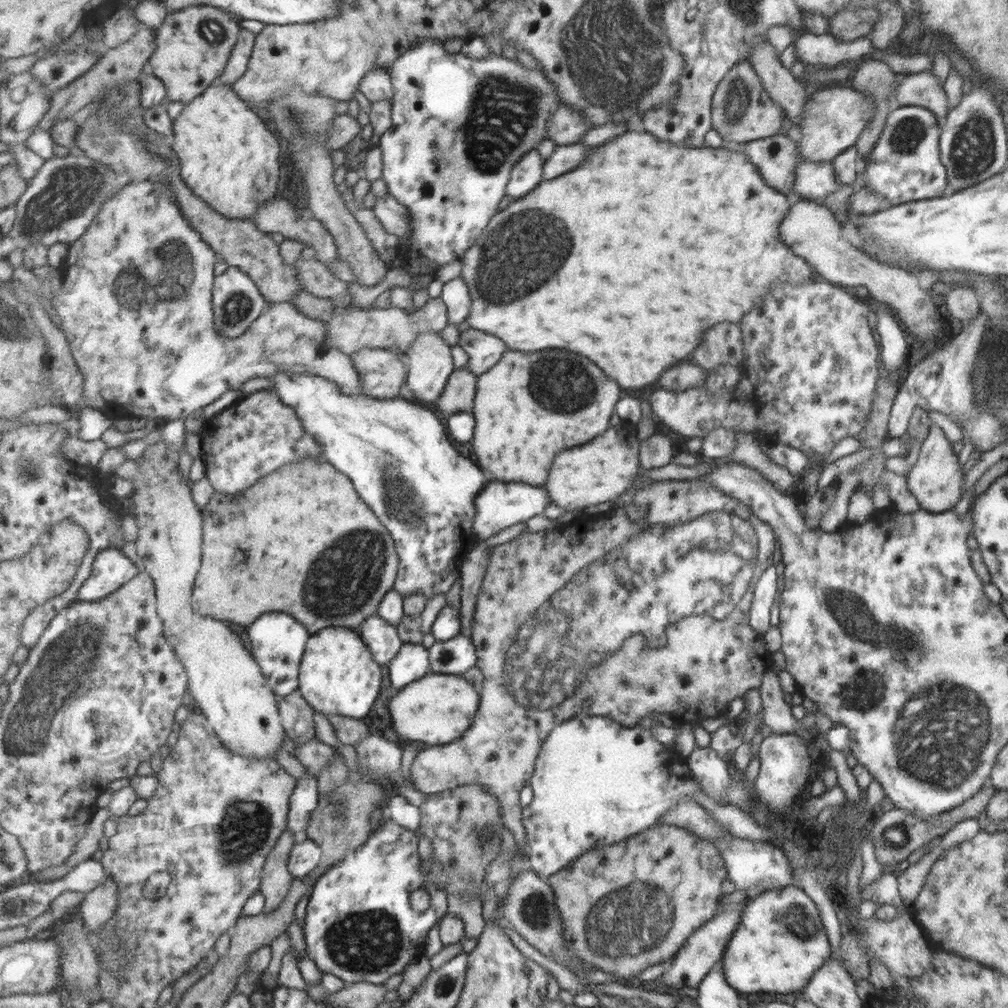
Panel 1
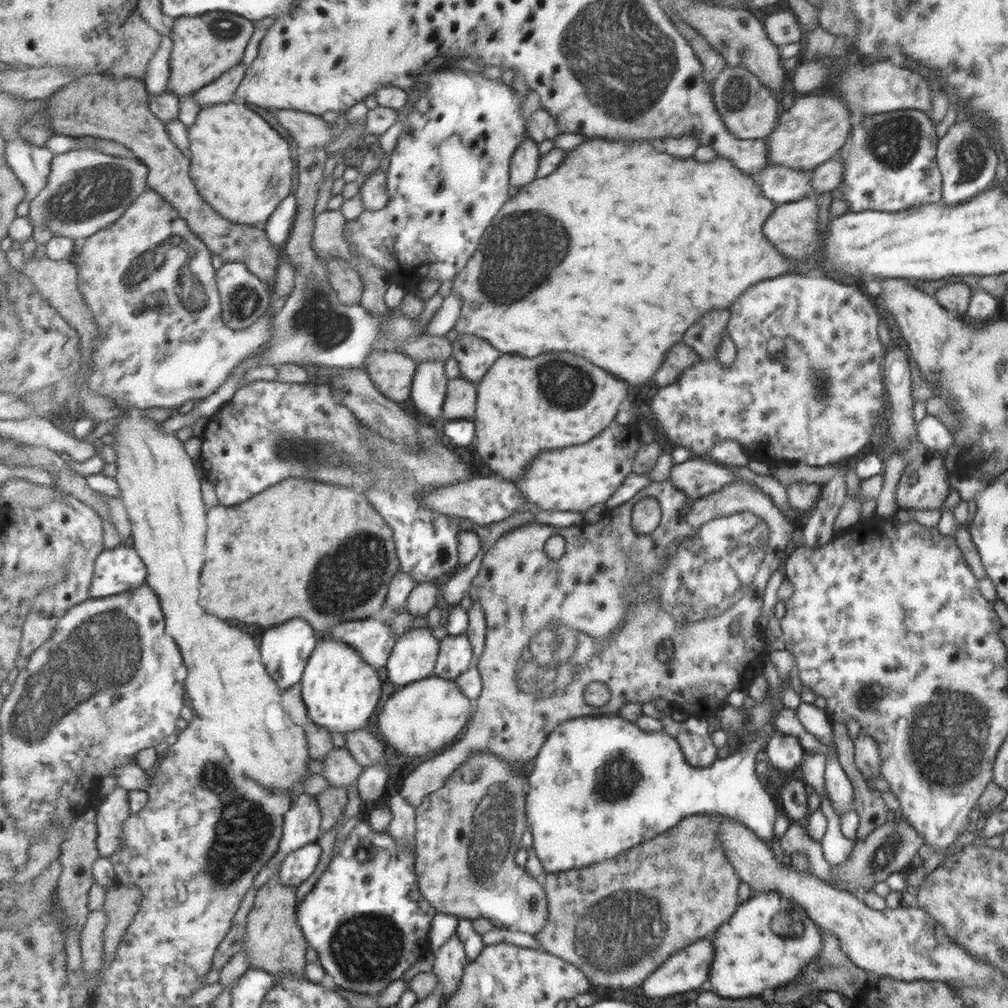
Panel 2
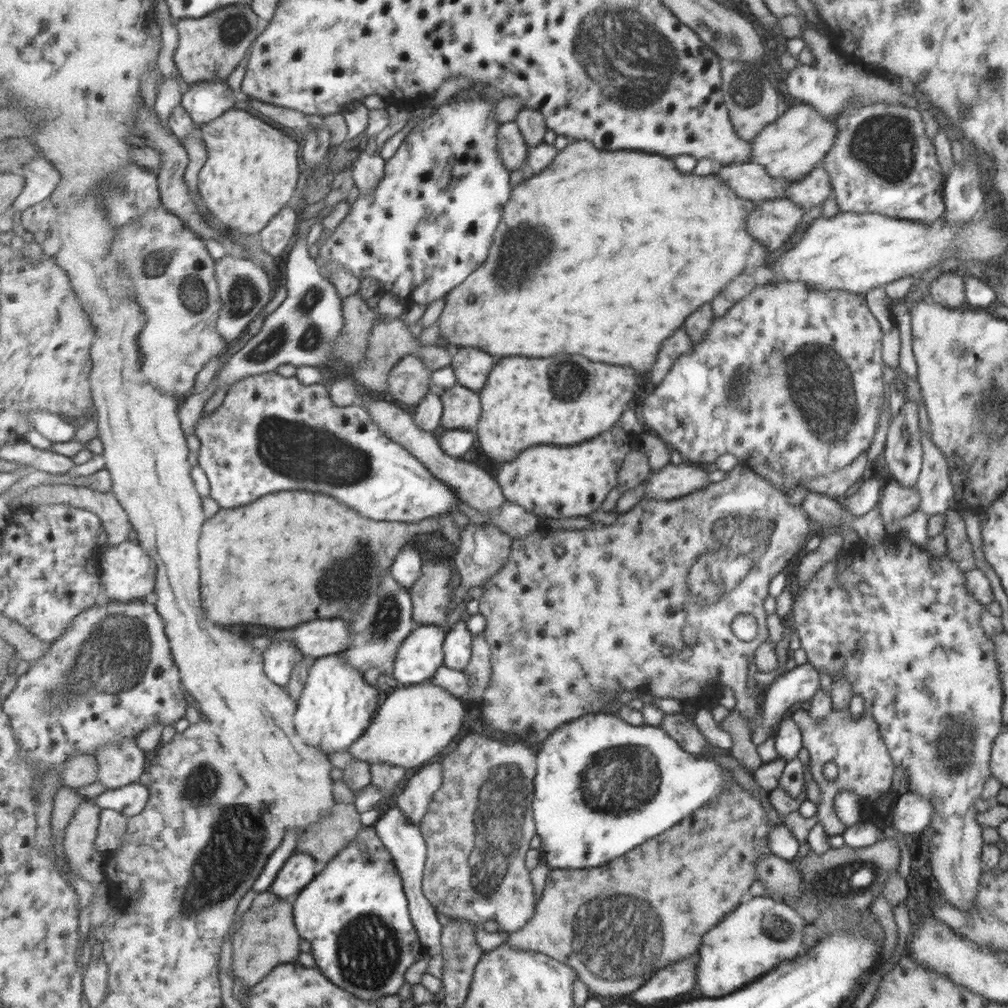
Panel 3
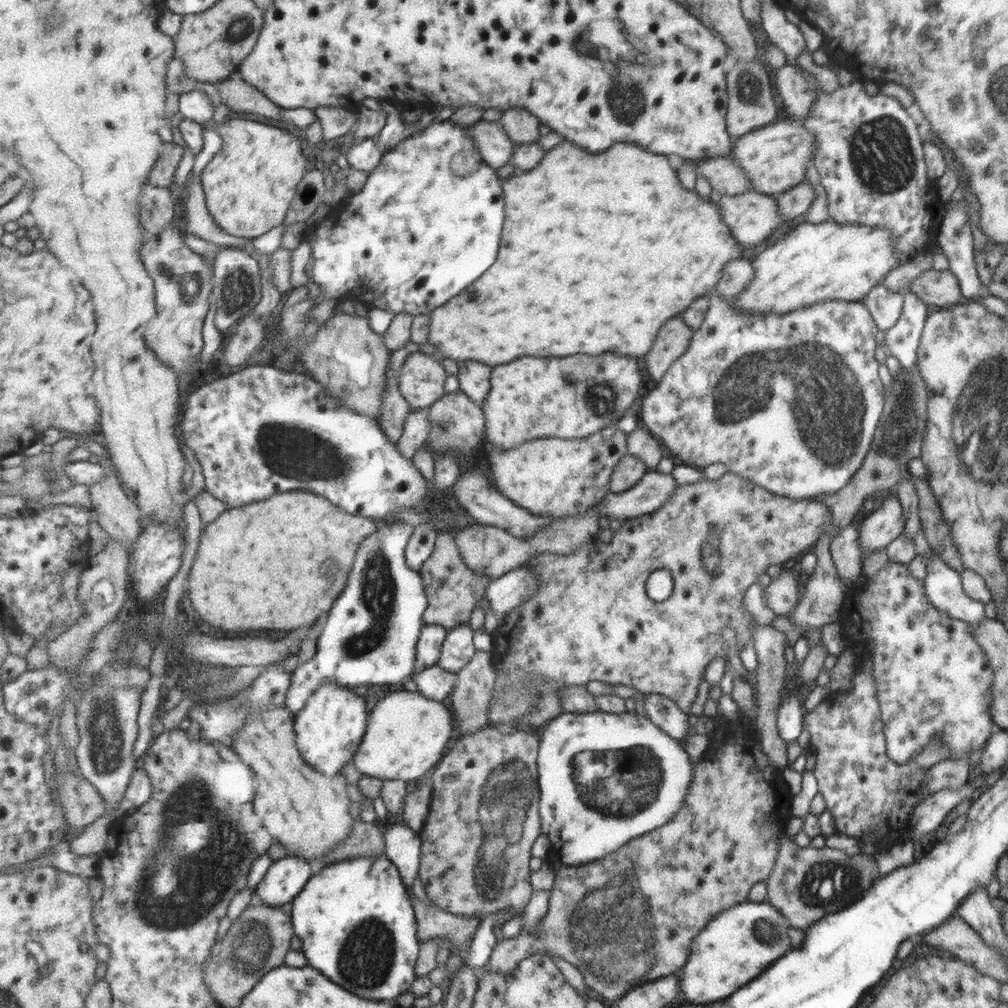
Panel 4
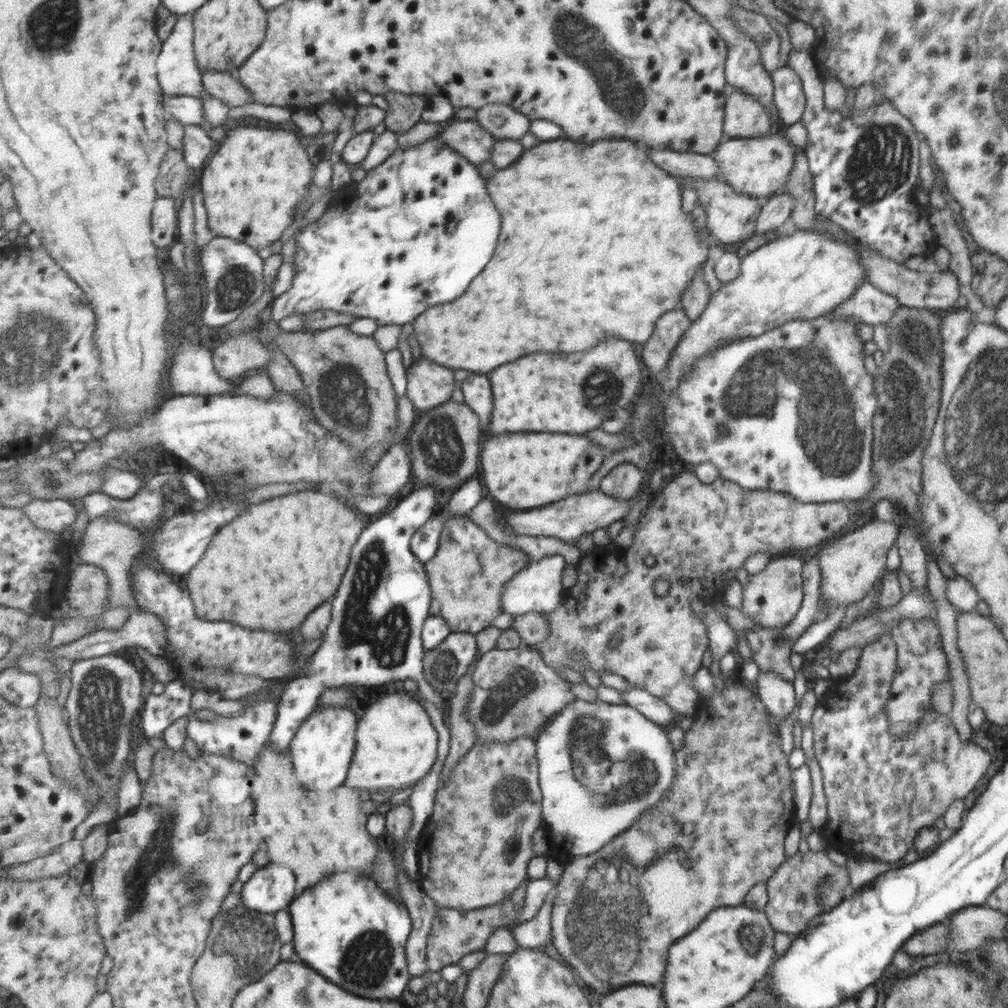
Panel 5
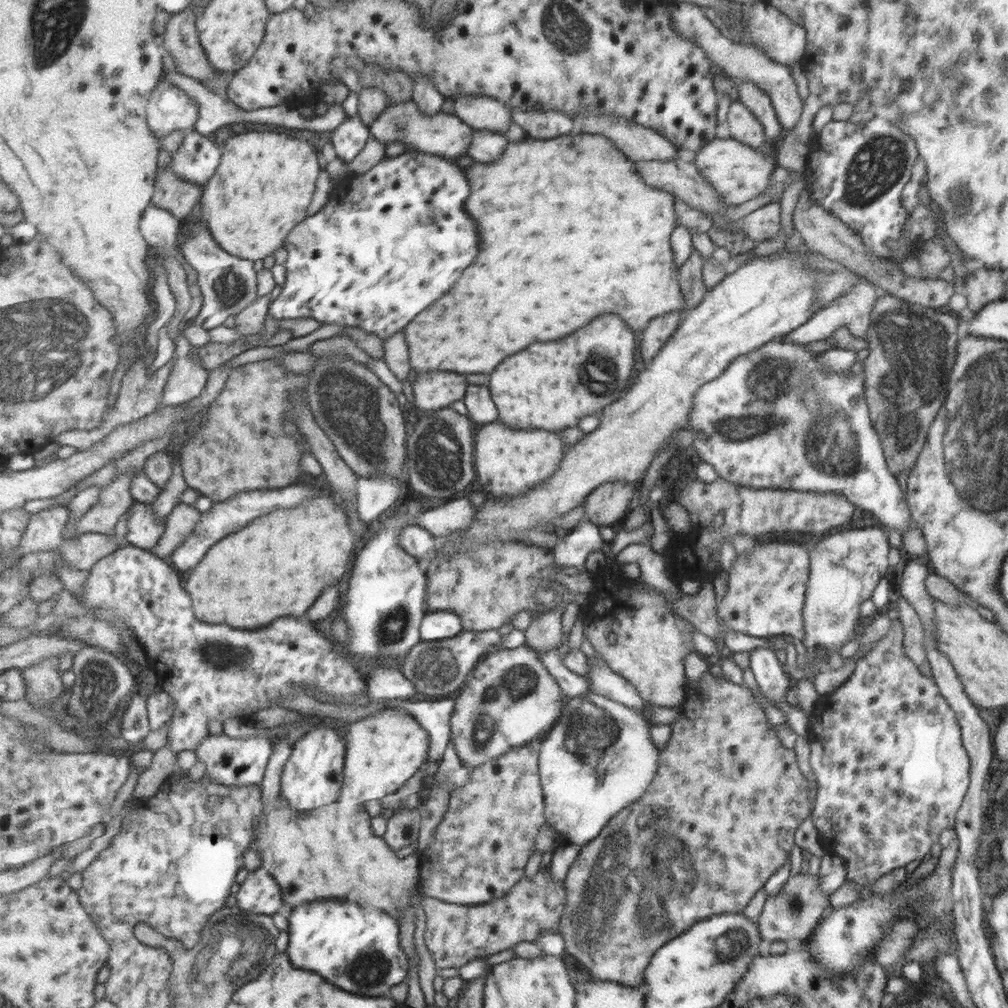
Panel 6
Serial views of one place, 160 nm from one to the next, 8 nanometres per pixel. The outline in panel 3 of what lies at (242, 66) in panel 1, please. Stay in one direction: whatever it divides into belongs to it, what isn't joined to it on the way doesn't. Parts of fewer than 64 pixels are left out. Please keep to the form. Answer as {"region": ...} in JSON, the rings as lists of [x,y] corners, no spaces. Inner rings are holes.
{"region":[[[202,81],[185,88],[182,105],[196,124],[203,125],[233,109],[235,96],[226,81]]]}

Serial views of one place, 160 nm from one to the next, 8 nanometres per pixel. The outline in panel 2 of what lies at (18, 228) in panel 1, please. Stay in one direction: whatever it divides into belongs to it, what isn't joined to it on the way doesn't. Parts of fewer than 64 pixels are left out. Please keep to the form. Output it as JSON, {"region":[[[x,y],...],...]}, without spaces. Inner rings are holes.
{"region":[[[89,148],[59,154],[53,160],[49,186],[30,204],[32,224],[48,226],[54,236],[86,239],[111,226],[148,186],[149,168],[136,158],[115,158]]]}

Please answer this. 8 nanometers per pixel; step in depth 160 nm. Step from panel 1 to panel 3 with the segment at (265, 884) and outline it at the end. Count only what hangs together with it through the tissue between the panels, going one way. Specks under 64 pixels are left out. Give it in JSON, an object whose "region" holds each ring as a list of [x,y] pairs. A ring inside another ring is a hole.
{"region":[[[271,890],[257,893],[241,918],[240,928],[230,936],[232,949],[239,952],[233,955],[228,973],[233,982],[241,980],[245,988],[252,989],[277,965],[297,962],[303,953],[303,938],[296,927],[293,899],[281,898]]]}

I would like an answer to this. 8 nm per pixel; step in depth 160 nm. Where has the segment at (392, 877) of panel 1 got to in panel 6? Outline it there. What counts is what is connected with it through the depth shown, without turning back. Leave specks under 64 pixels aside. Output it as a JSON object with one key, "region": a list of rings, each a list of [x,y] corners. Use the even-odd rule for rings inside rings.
{"region":[[[331,898],[309,902],[307,906],[295,907],[288,913],[290,943],[286,952],[290,955],[291,962],[299,969],[319,974],[334,986],[367,997],[384,997],[389,995],[395,986],[407,982],[411,958],[402,947],[399,920],[388,912],[376,906],[361,906],[361,903]]]}

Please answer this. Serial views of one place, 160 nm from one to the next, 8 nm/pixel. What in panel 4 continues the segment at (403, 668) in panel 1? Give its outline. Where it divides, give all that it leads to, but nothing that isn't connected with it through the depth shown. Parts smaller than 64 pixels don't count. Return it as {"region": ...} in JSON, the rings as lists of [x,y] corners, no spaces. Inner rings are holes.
{"region":[[[426,624],[423,628],[422,637],[418,644],[416,672],[413,672],[413,674],[405,680],[405,682],[407,682],[407,684],[405,684],[407,690],[417,692],[419,690],[418,684],[411,679],[411,677],[415,677],[415,673],[423,672],[438,664],[448,632],[449,630],[438,624]]]}

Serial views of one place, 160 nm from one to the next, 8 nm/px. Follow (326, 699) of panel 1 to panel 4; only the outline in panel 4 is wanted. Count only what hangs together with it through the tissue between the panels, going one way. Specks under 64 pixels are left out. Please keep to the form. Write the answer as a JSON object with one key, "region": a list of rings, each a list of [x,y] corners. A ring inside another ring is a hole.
{"region":[[[335,683],[317,689],[307,701],[306,708],[294,719],[300,753],[323,774],[332,777],[343,772],[367,732],[367,718],[369,710],[365,698],[355,694],[352,689]]]}

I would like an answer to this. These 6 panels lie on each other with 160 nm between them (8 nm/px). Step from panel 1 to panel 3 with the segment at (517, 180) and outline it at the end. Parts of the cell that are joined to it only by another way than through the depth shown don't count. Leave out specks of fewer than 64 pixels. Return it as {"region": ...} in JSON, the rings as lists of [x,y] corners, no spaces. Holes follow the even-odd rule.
{"region":[[[517,120],[504,123],[498,134],[499,154],[510,171],[523,168],[531,147],[520,131]]]}

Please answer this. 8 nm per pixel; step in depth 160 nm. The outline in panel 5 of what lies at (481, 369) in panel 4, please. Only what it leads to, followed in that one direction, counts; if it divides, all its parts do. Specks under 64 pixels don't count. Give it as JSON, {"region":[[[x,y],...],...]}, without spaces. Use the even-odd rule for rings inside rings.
{"region":[[[472,373],[465,382],[460,384],[464,392],[466,403],[480,416],[482,424],[489,426],[492,421],[494,398],[492,382],[487,375]]]}

